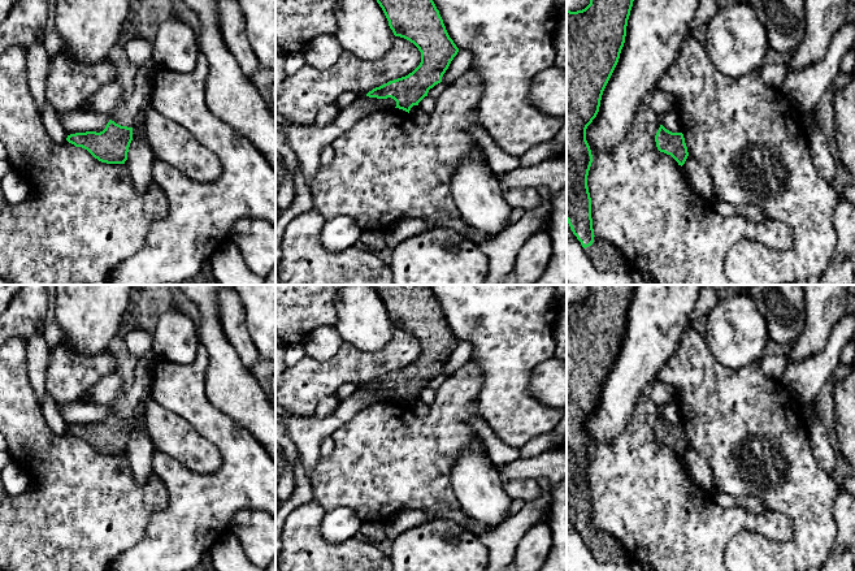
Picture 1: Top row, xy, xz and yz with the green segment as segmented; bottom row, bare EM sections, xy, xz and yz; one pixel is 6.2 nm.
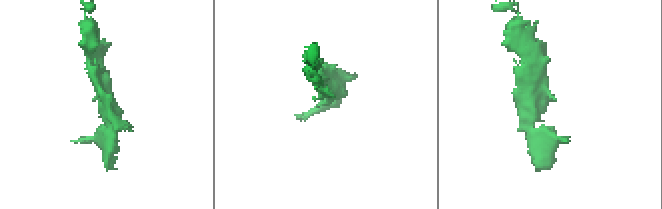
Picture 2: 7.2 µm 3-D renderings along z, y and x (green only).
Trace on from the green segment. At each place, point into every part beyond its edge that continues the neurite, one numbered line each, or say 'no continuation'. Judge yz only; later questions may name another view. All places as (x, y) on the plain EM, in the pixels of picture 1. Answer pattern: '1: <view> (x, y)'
1: yz (604, 548)

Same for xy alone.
no continuation

